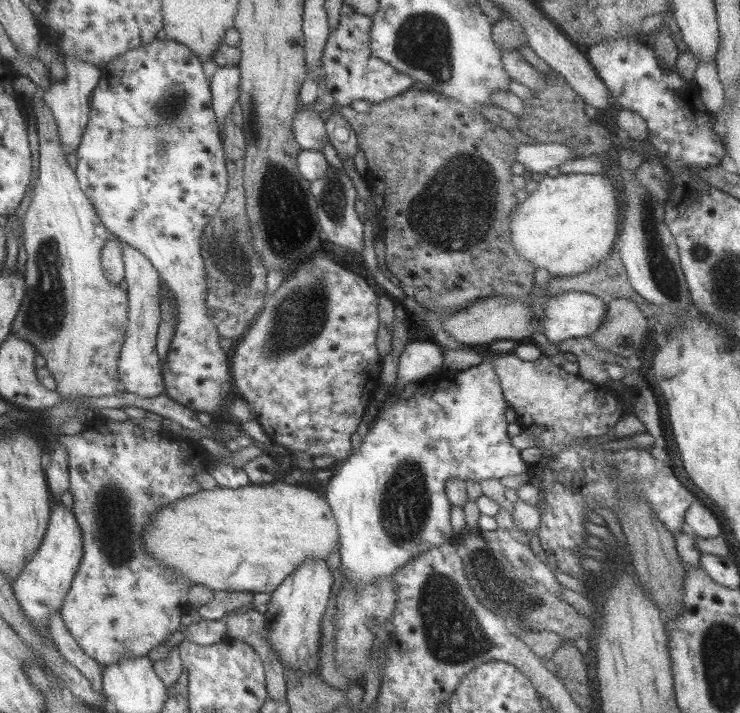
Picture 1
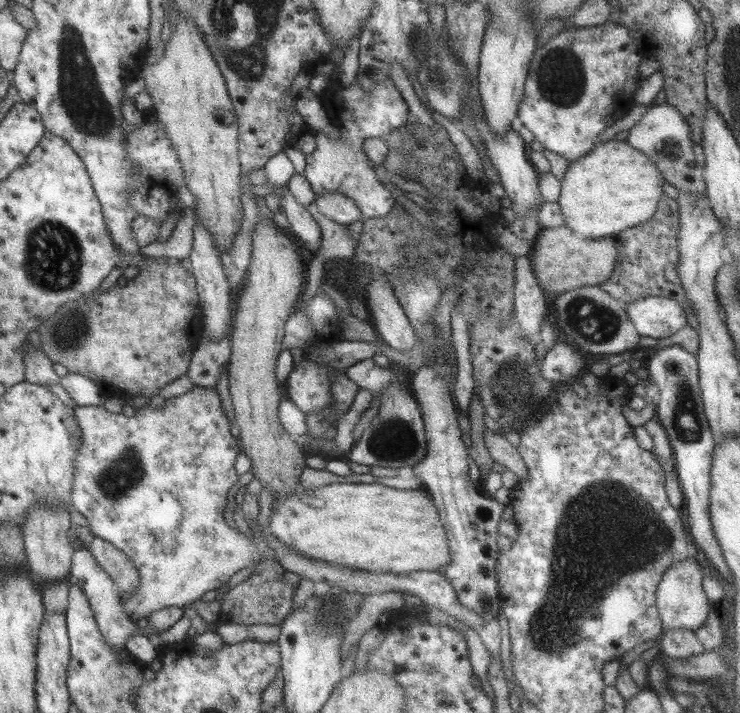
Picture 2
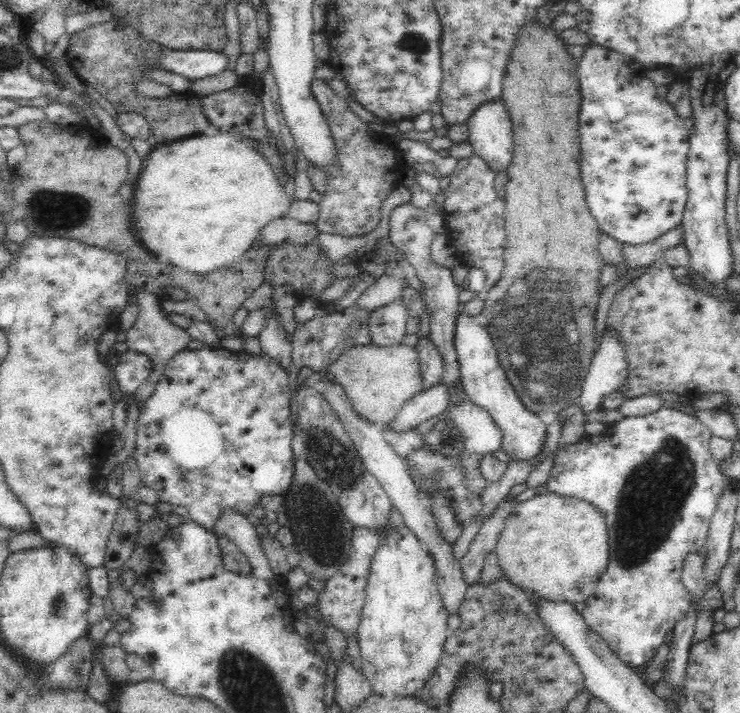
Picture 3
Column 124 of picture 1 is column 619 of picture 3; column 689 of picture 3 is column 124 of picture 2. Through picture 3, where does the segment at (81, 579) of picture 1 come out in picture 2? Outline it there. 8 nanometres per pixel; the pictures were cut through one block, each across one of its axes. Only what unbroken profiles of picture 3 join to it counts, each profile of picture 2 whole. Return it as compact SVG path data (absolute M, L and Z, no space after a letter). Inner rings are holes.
M192 386L192 388L179 396L168 398L161 408L151 408L148 406L138 407L133 415L127 417L122 413L115 414L108 412L103 405L97 406L79 406L73 407L73 418L79 426L81 432L81 445L73 457L73 485L71 485L71 506L73 509L82 514L87 523L89 523L90 532L110 542L117 550L123 552L135 566L137 574L139 574L139 585L133 593L121 593L121 606L128 616L135 614L138 617L145 617L163 606L185 607L191 602L197 602L201 598L201 594L209 592L209 590L218 590L222 584L225 584L237 570L241 568L251 567L261 561L261 559L275 559L273 550L265 544L265 540L260 538L257 533L253 532L252 538L247 538L234 527L229 527L223 518L223 511L227 508L226 503L227 492L229 488L237 482L237 474L233 469L235 456L240 453L238 439L229 433L231 423L227 419L227 415L221 409L221 401L219 395L214 388L201 388Z

